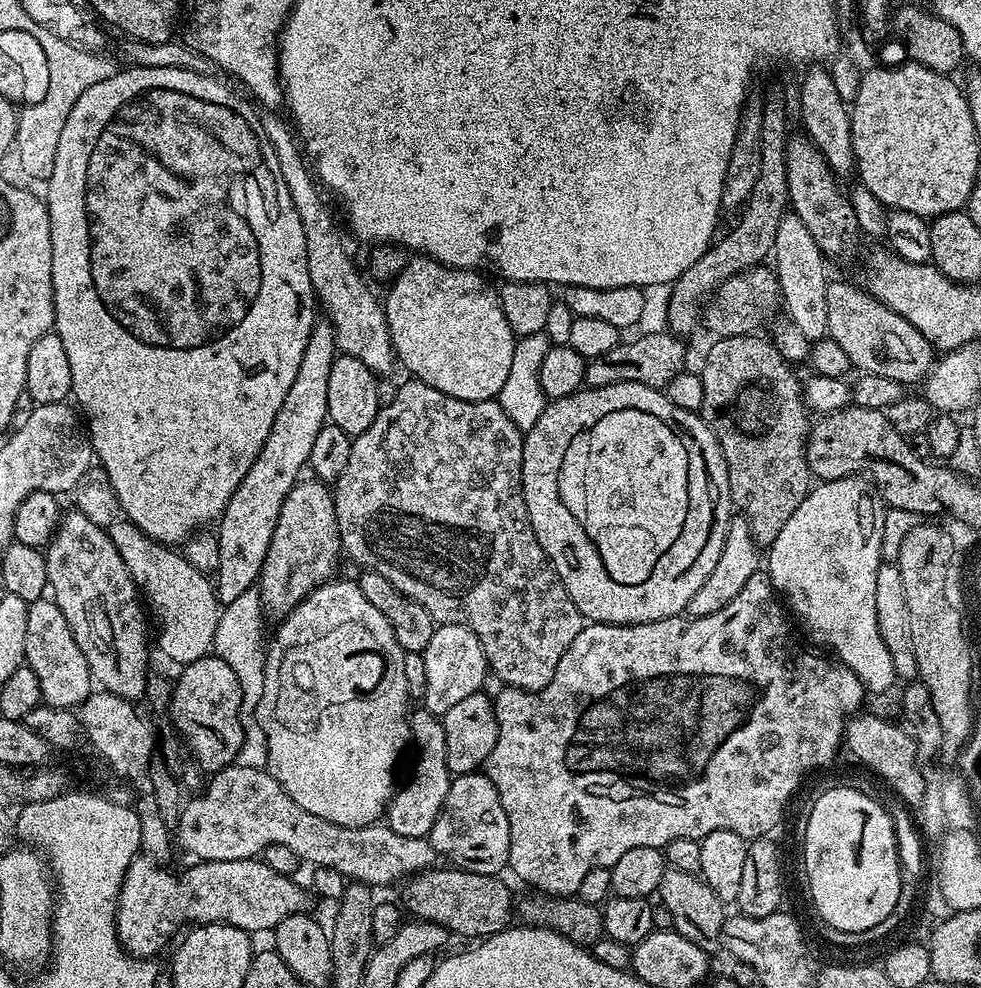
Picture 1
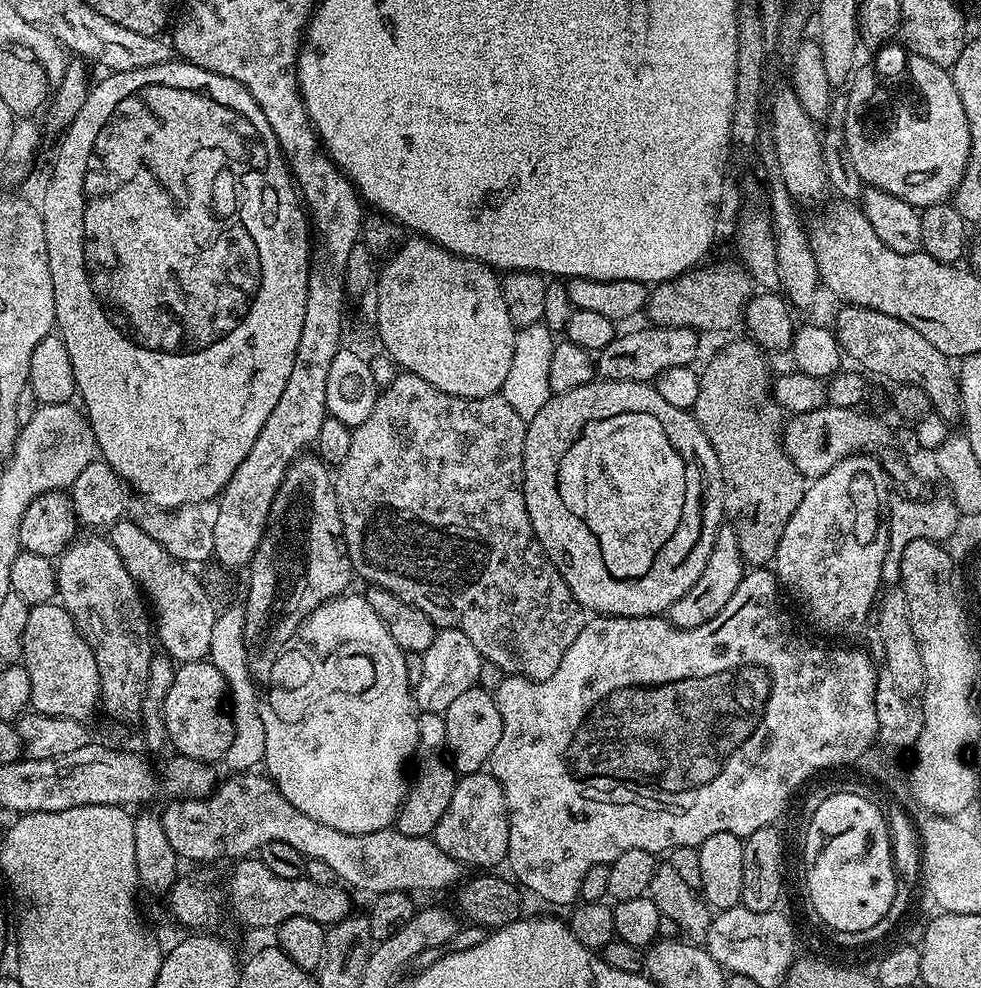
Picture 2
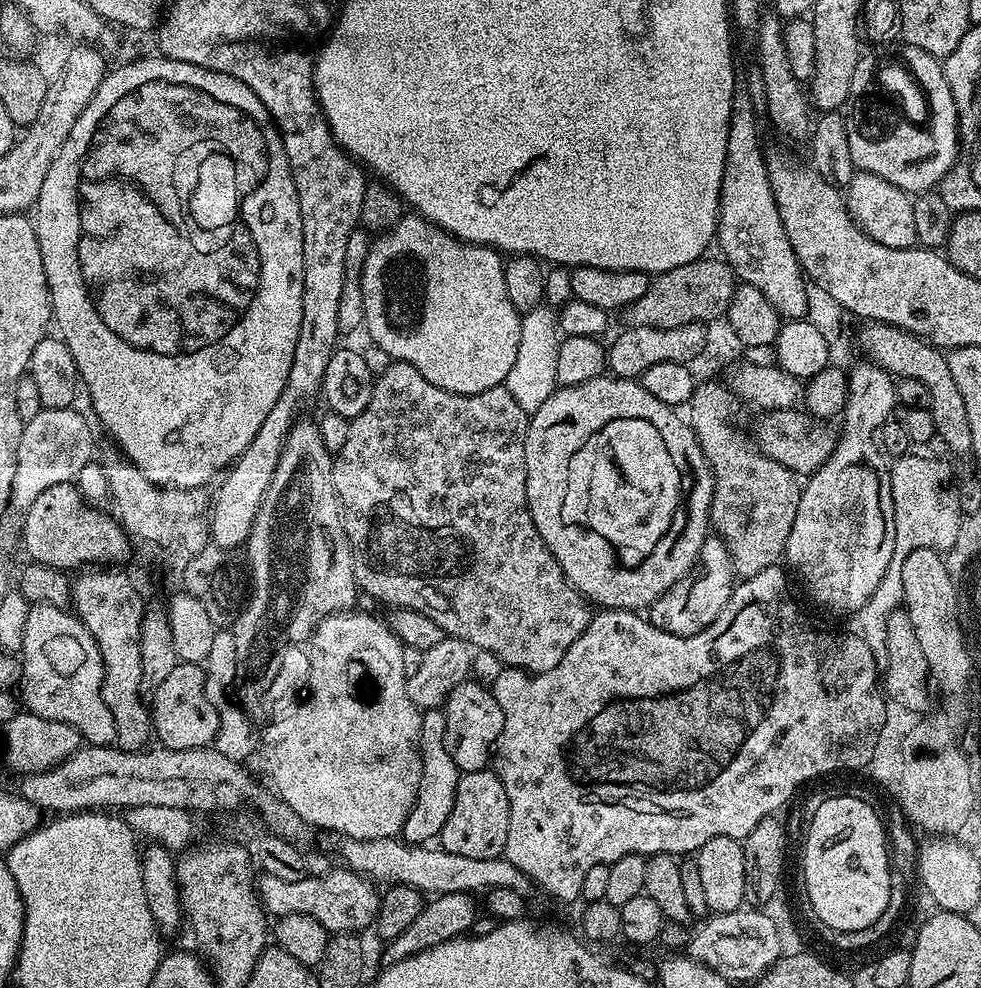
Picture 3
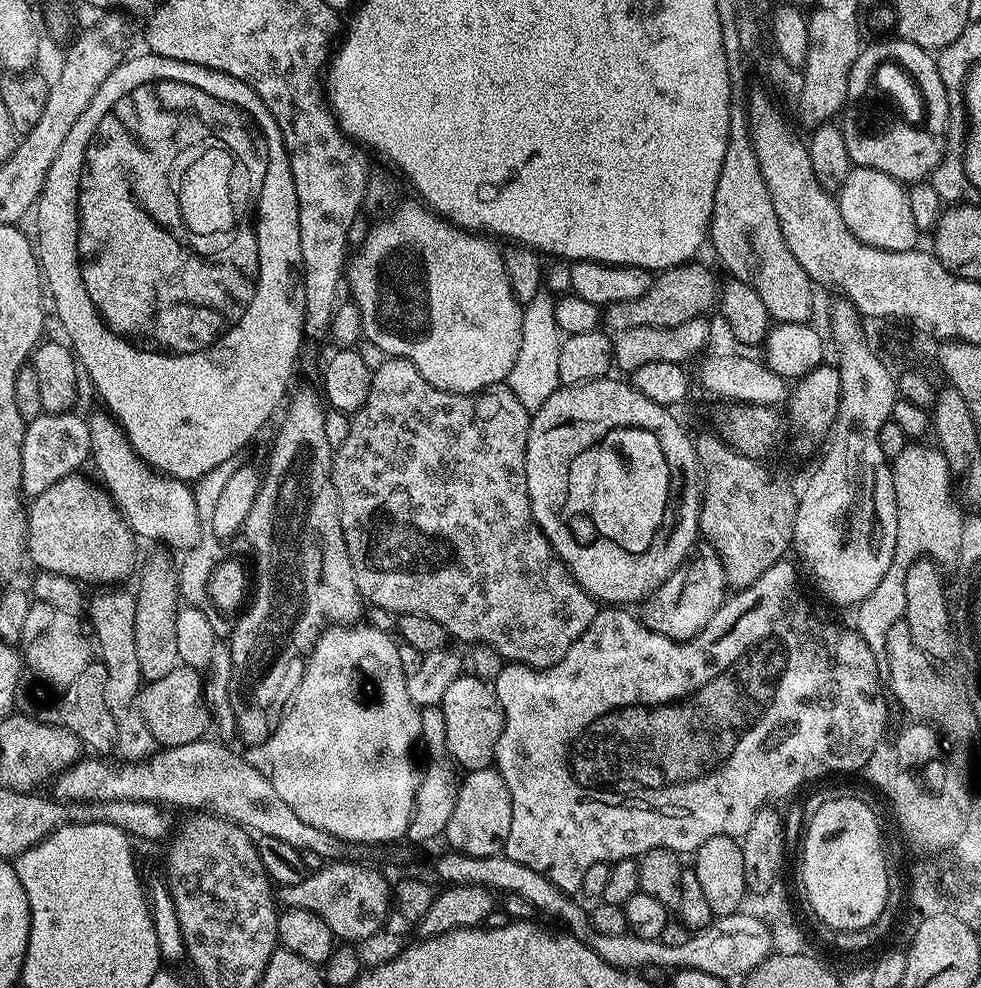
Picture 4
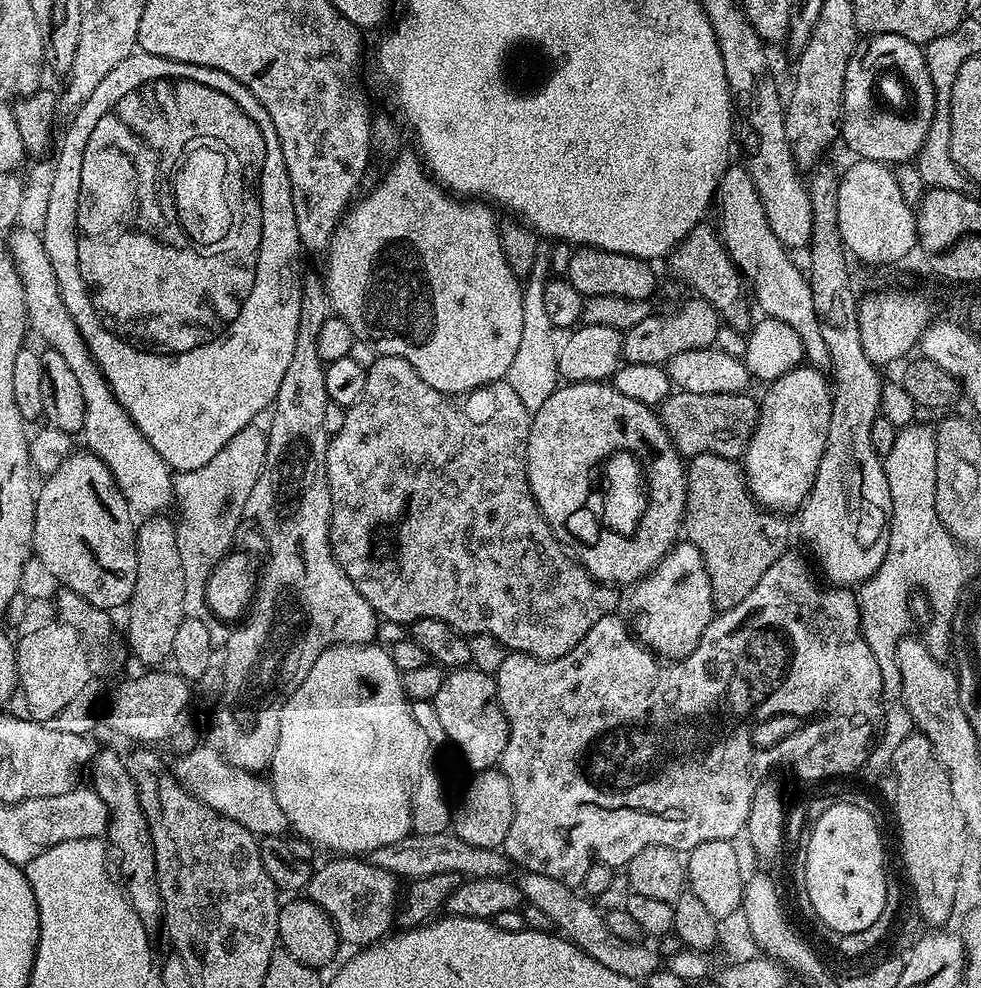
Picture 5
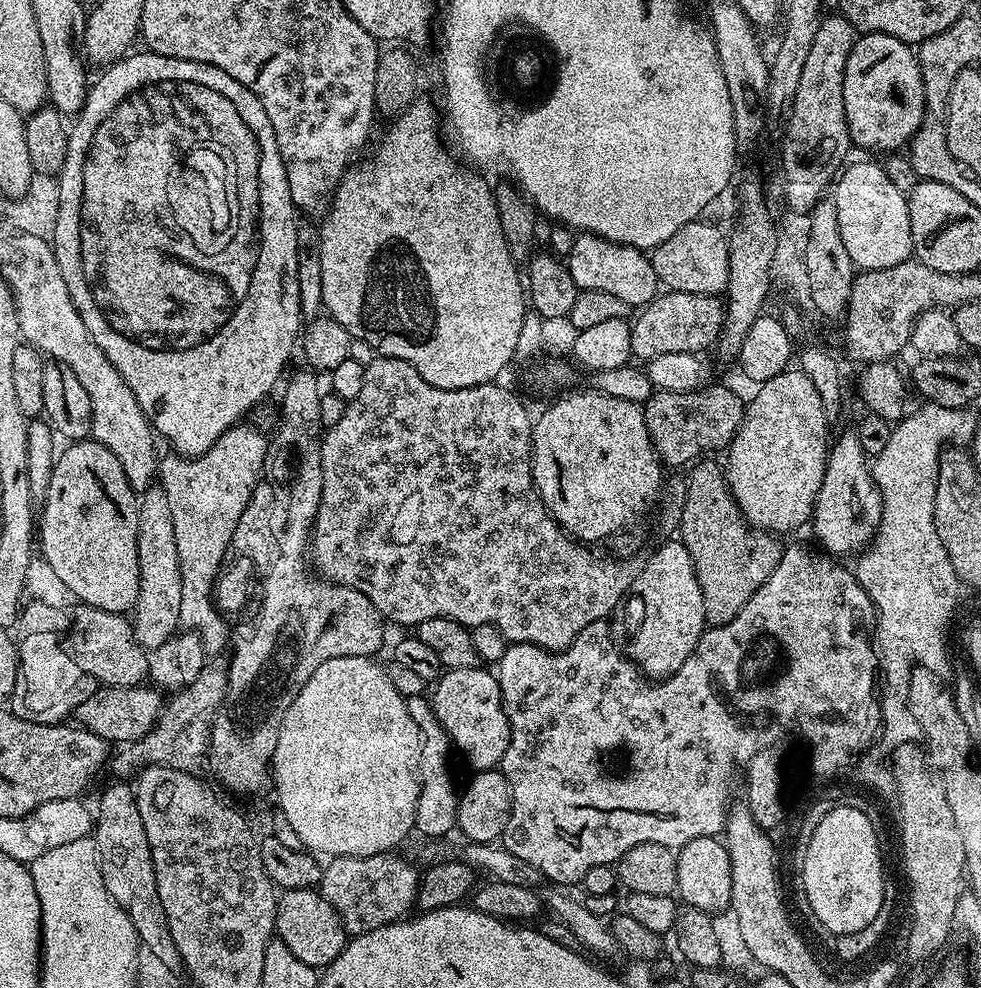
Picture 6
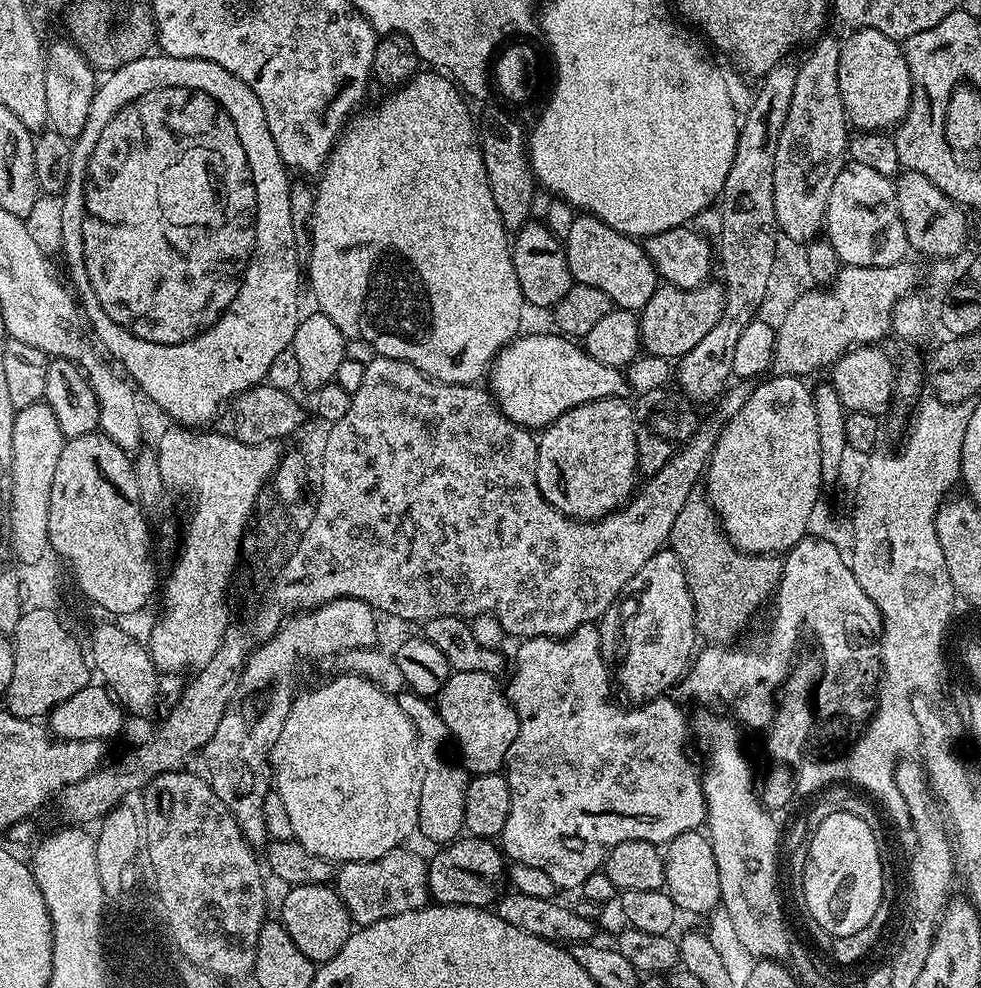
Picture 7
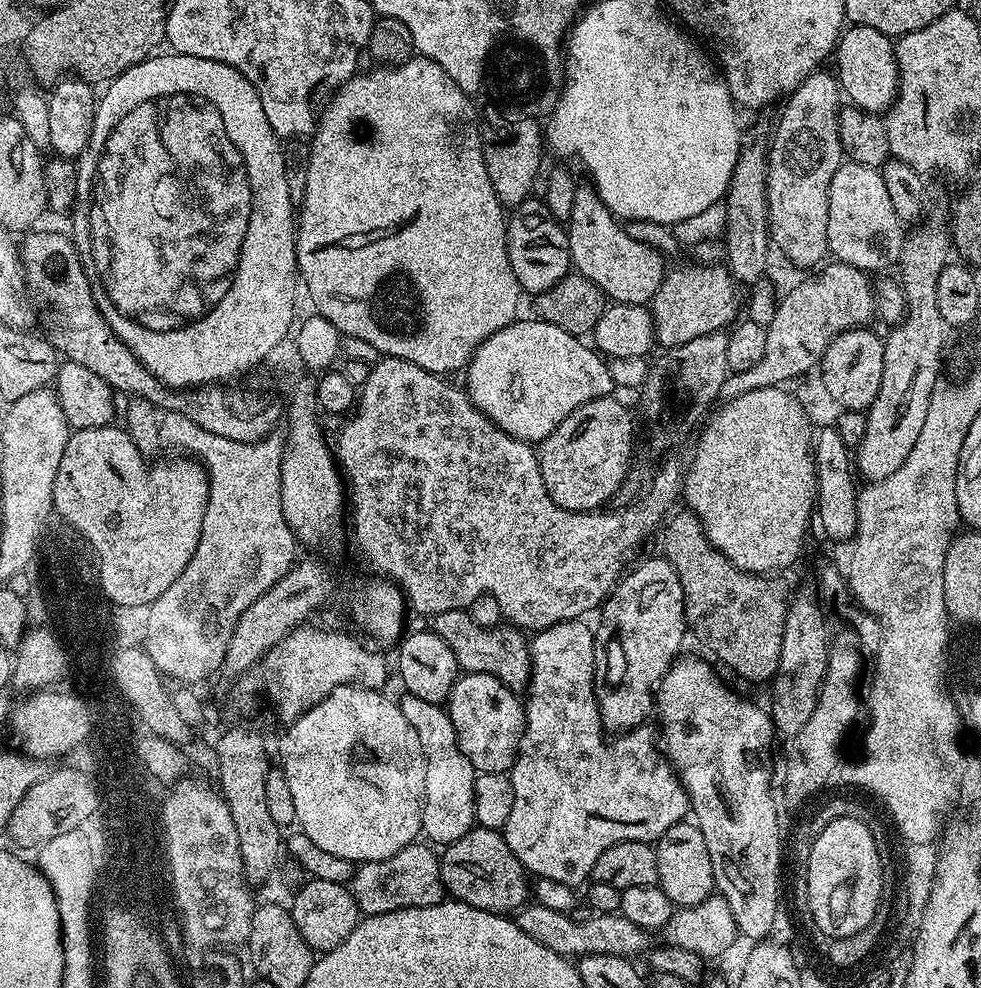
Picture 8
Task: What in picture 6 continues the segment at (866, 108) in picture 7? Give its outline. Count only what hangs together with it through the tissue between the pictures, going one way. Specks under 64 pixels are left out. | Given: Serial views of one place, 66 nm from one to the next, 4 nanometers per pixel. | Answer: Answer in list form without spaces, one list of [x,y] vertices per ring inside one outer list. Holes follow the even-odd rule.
[[[881,32],[857,35],[852,41],[850,58],[846,58],[842,102],[848,135],[855,147],[857,144],[868,152],[879,154],[903,149],[924,121],[926,102],[920,57],[913,45]]]

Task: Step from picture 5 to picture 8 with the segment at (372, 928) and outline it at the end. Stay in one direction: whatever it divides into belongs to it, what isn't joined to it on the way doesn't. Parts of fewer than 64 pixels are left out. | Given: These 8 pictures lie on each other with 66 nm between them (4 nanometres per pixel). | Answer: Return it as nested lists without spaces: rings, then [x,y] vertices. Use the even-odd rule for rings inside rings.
[[[413,842],[398,854],[385,860],[363,861],[353,871],[350,881],[352,897],[364,916],[377,916],[403,908],[434,906],[445,899],[444,884],[440,880],[440,862],[437,853],[427,843]]]

